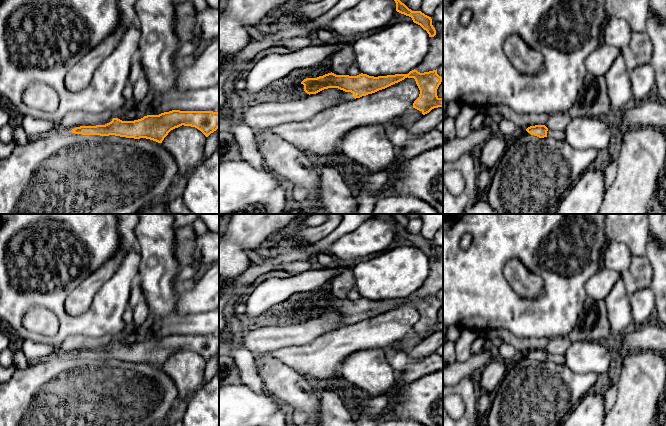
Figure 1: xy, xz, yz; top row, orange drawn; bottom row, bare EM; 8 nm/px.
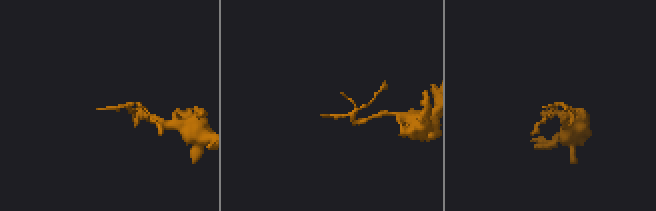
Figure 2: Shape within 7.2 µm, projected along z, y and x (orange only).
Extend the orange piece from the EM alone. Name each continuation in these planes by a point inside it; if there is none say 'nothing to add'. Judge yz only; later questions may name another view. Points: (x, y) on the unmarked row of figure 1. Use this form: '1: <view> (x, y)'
1: yz (559, 359)

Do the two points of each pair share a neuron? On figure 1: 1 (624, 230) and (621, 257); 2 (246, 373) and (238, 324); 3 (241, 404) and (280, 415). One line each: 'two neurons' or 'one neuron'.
1: two neurons
2: one neuron
3: one neuron

